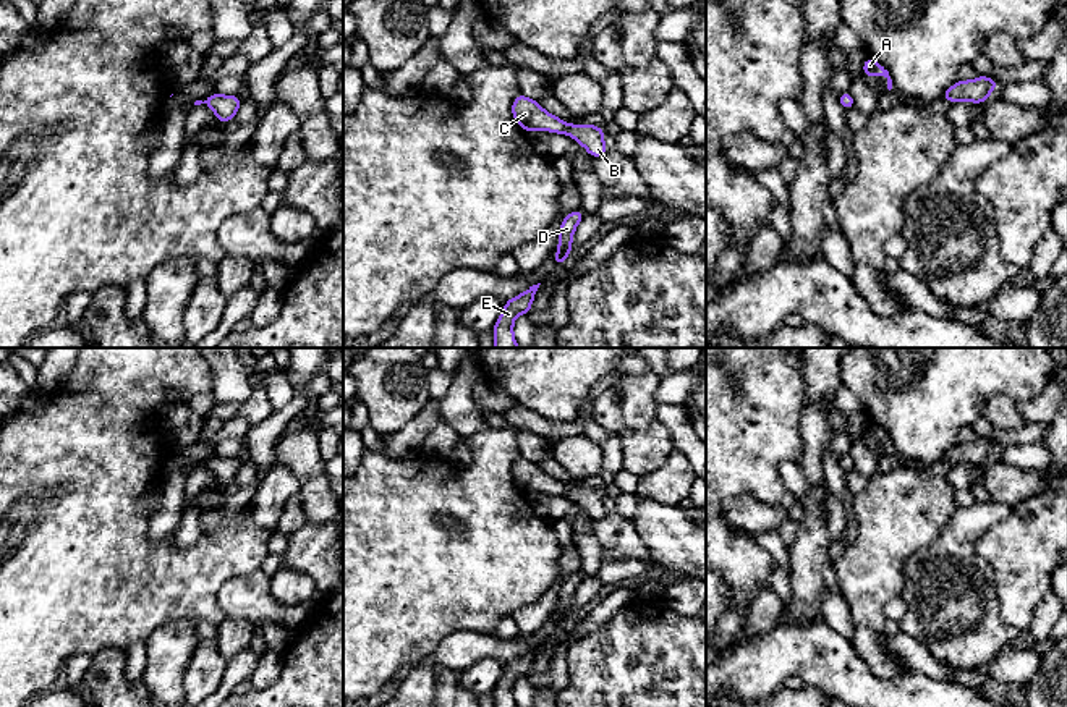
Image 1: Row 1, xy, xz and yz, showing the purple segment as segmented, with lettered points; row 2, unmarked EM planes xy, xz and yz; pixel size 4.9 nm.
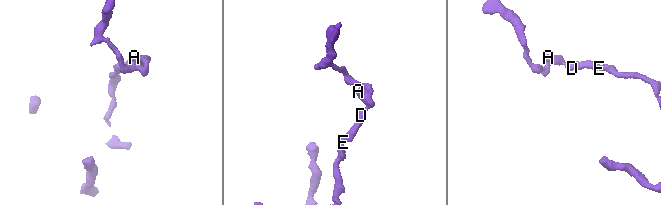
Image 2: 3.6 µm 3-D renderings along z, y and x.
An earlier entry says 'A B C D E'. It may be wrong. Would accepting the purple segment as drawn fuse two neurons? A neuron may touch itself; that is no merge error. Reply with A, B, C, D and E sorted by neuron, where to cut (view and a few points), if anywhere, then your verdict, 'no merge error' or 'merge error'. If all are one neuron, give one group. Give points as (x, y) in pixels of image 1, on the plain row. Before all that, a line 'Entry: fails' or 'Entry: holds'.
Entry: holds
A B C D E | no cut | no merge error

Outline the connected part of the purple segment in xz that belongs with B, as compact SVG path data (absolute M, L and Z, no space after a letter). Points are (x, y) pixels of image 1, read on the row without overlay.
M516 458L512 468L512 477L516 485L531 493L552 493L572 498L581 506L591 519L602 519L609 511L604 506L604 493L601 489L593 487L568 487L567 484L547 476L539 464Z

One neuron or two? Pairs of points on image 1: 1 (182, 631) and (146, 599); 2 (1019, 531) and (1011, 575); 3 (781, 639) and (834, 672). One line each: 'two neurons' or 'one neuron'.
1: two neurons
2: one neuron
3: one neuron

